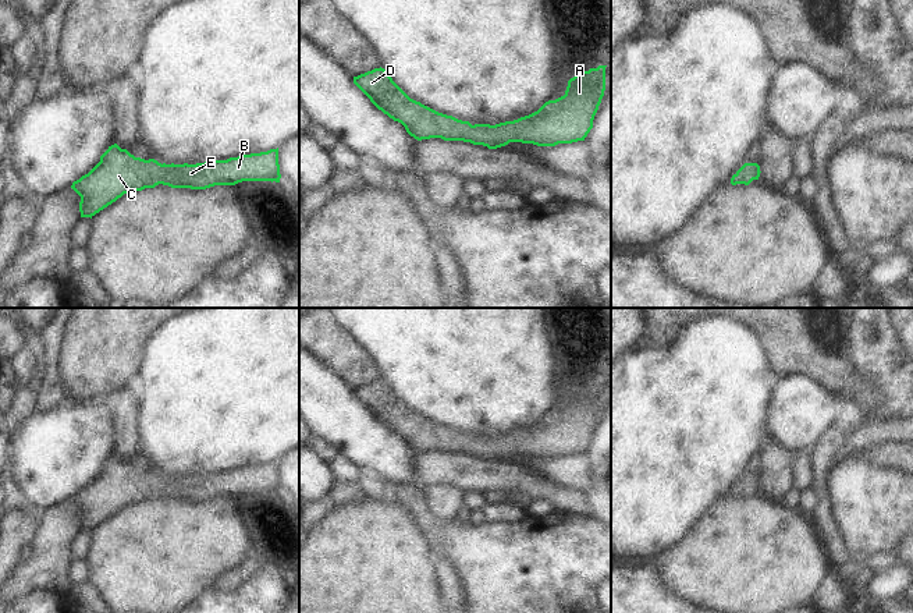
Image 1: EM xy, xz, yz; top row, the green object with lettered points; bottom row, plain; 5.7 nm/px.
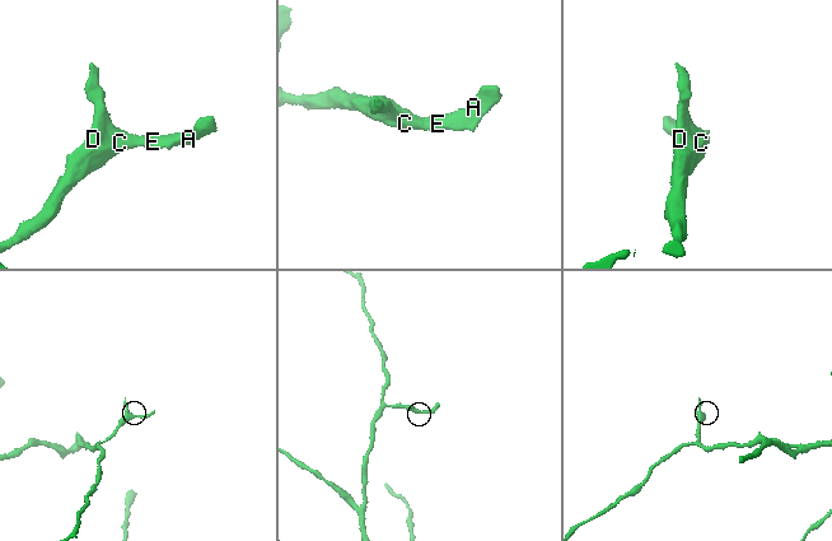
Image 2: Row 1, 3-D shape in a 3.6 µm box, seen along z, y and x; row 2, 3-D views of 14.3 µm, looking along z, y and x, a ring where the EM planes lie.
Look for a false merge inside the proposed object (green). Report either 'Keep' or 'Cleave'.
Keep.

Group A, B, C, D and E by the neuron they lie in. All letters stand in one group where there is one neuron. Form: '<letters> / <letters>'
A B C D E

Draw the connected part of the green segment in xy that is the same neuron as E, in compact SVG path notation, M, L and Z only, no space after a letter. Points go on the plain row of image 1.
M117 456L100 468L100 474L71 500L81 509L81 529L93 529L96 525L116 514L124 506L154 500L159 496L171 500L206 502L214 497L235 497L242 493L276 493L280 495L278 460L267 464L241 467L227 472L213 472L196 476L166 476L154 471L141 471L121 461Z

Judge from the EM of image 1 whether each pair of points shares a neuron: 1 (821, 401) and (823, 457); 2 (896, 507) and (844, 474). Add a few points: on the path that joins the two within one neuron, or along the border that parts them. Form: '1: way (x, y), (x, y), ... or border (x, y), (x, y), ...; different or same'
1: border (841, 404), (835, 421), (809, 452); different
2: way (884, 506), (876, 506), (856, 486); same

